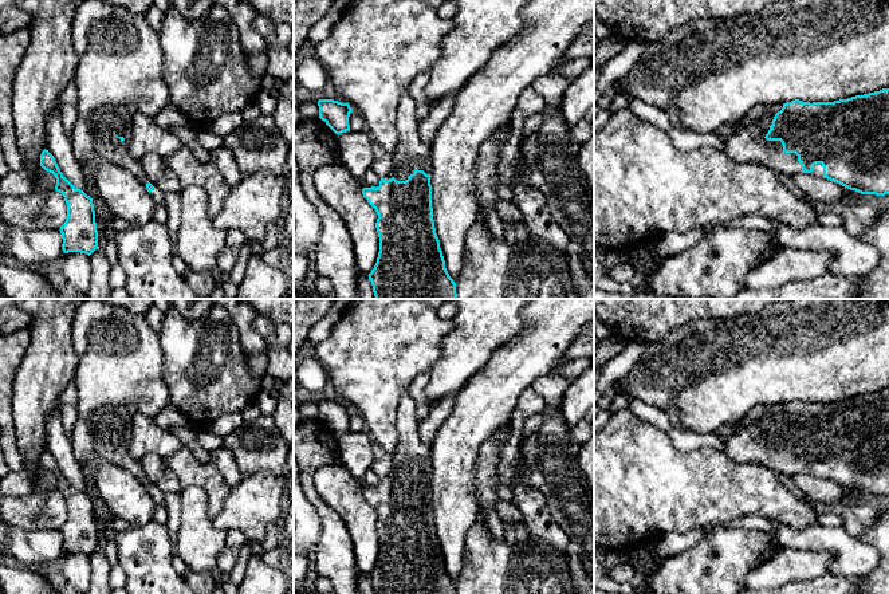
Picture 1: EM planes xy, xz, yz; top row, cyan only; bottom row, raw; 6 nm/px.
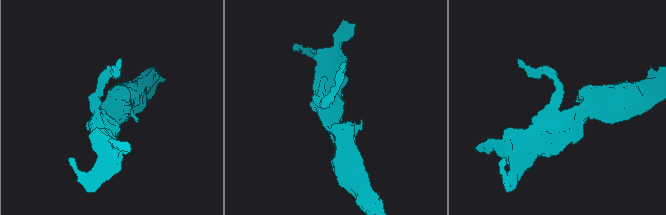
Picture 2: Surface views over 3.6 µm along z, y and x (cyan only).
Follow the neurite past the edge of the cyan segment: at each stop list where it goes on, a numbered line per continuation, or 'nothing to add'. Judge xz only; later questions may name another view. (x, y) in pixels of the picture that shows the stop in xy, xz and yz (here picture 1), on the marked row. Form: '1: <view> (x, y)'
1: xz (412, 153)

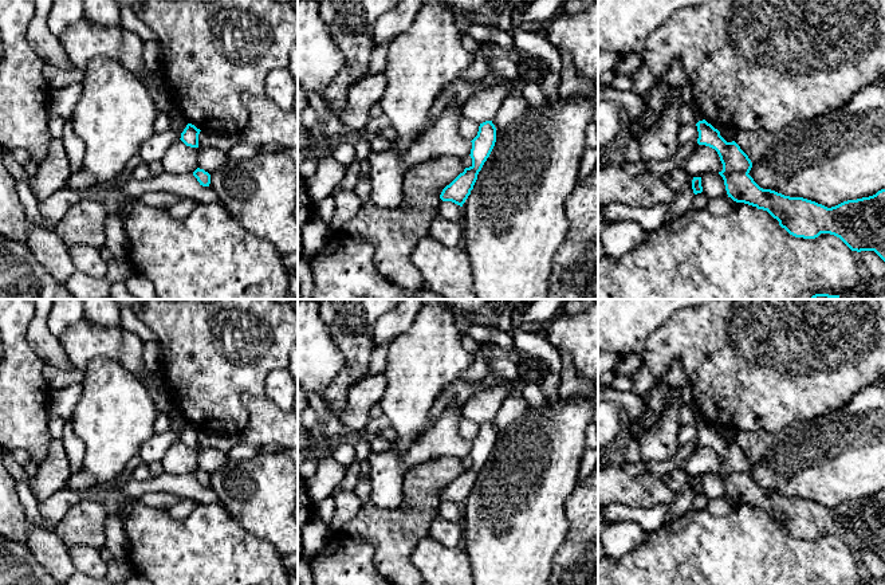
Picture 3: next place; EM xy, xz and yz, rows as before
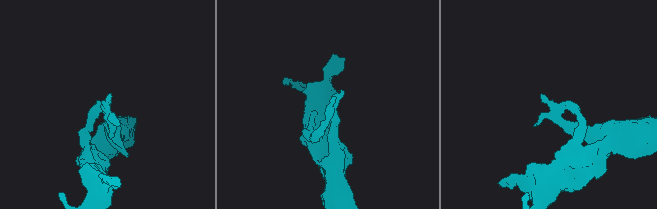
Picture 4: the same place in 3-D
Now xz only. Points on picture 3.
nothing to add

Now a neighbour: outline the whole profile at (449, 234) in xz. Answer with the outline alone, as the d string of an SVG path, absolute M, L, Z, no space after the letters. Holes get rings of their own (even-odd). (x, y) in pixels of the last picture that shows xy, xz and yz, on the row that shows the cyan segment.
M440 213L434 216L430 228L429 236L437 240L447 248L453 248L463 244L463 228Z

